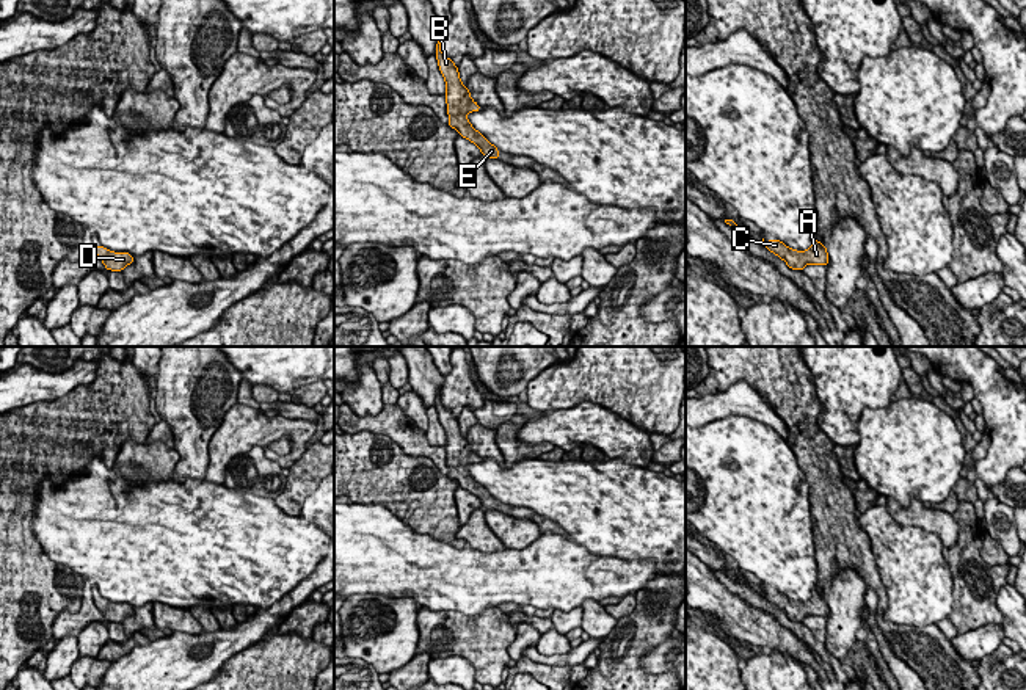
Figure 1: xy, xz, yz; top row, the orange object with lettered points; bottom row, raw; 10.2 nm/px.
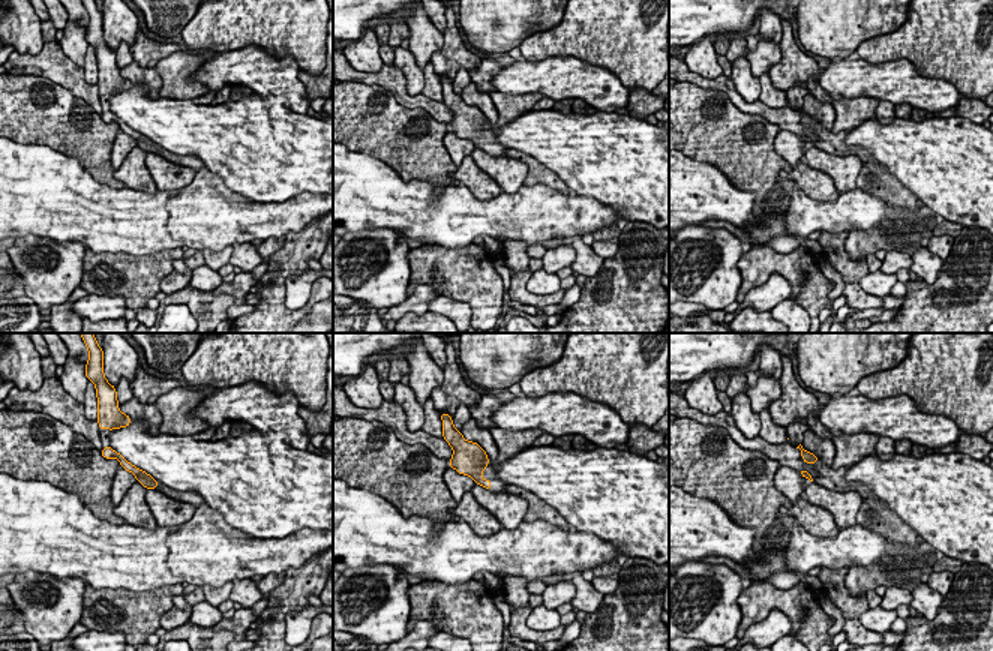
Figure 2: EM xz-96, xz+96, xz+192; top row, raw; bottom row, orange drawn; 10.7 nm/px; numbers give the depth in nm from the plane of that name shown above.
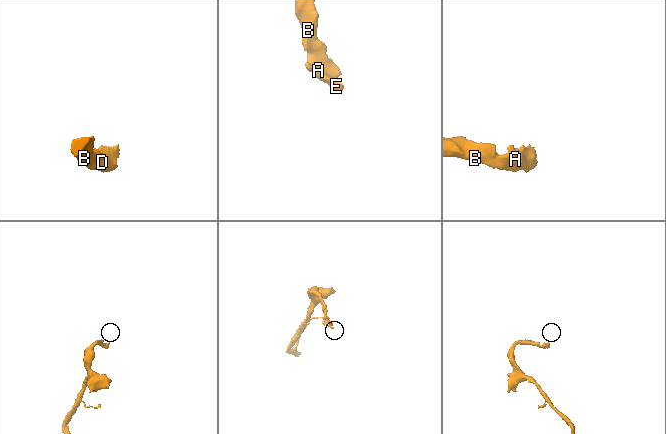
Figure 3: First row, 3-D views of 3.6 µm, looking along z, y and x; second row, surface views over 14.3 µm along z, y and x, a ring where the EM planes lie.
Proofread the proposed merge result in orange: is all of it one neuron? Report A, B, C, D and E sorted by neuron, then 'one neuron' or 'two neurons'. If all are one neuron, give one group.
A B C D E | one neuron

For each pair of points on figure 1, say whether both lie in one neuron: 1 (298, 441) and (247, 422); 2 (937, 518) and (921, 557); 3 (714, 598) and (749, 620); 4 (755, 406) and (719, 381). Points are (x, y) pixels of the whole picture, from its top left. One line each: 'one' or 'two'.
1: one
2: two
3: one
4: two

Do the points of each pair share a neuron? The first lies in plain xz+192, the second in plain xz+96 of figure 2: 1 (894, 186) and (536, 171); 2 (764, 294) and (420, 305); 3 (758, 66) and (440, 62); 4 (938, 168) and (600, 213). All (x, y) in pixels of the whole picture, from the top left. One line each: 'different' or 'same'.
1: same
2: same
3: different
4: different

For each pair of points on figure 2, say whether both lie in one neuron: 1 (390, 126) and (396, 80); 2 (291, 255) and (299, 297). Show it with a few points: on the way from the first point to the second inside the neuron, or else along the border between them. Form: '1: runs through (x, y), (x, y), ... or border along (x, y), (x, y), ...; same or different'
1: border along (360, 83), (380, 84), (402, 105), (425, 111); different
2: border along (309, 269), (285, 281), (288, 309); different

